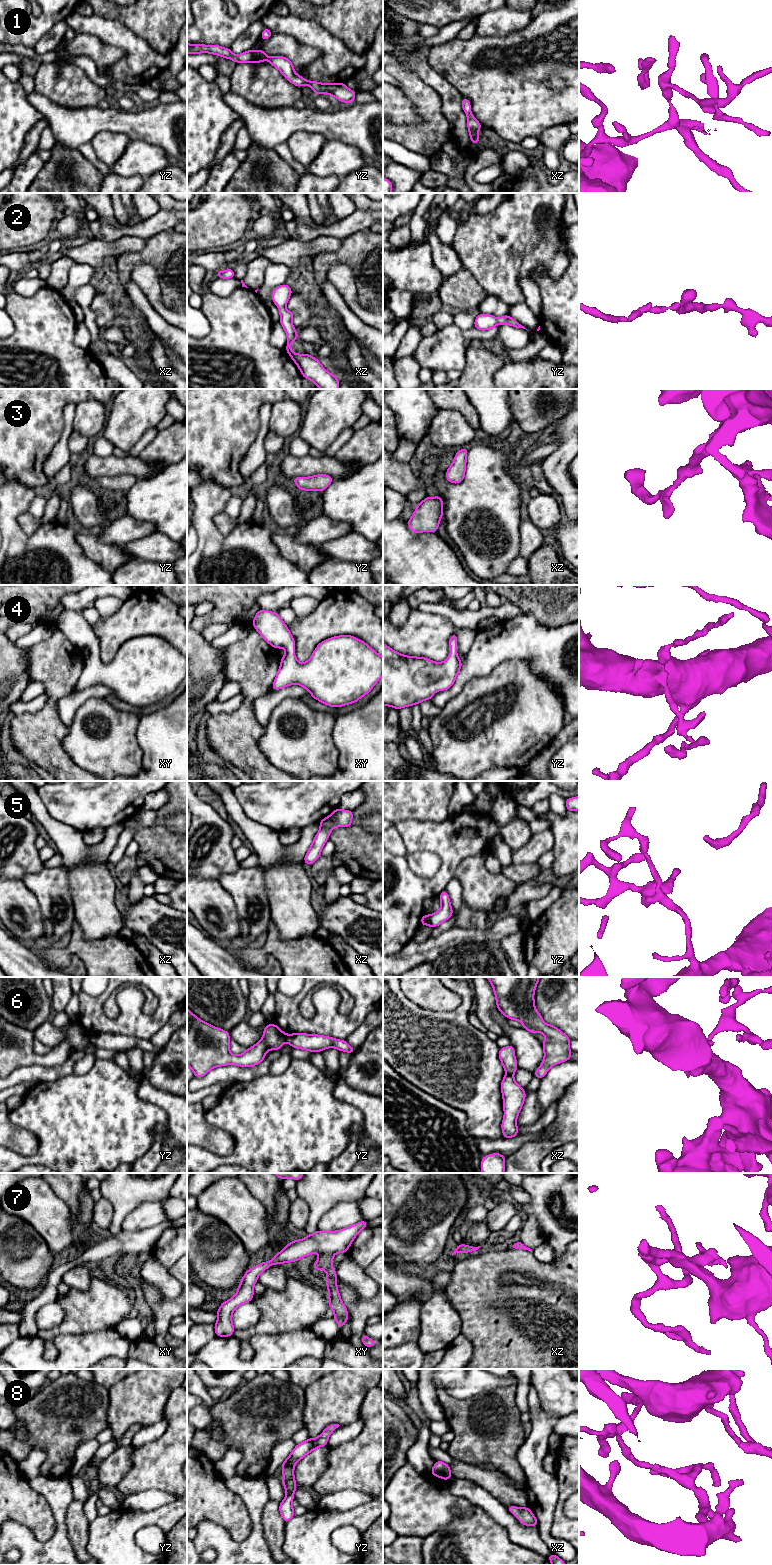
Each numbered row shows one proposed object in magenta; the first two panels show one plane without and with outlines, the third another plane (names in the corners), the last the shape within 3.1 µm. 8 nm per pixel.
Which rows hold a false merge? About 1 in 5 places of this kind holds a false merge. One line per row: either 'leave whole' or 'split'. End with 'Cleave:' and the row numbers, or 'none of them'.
1: leave whole
2: leave whole
3: leave whole
4: leave whole
5: leave whole
6: split
7: leave whole
8: leave whole
Cleave: 6

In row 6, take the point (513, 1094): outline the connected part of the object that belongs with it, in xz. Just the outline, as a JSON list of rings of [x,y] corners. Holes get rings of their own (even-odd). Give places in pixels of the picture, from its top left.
[[[506,1074],[501,1082],[504,1118],[501,1128],[503,1138],[513,1138],[518,1135],[516,1124],[518,1115],[526,1098],[524,1088],[518,1085],[513,1075]]]

